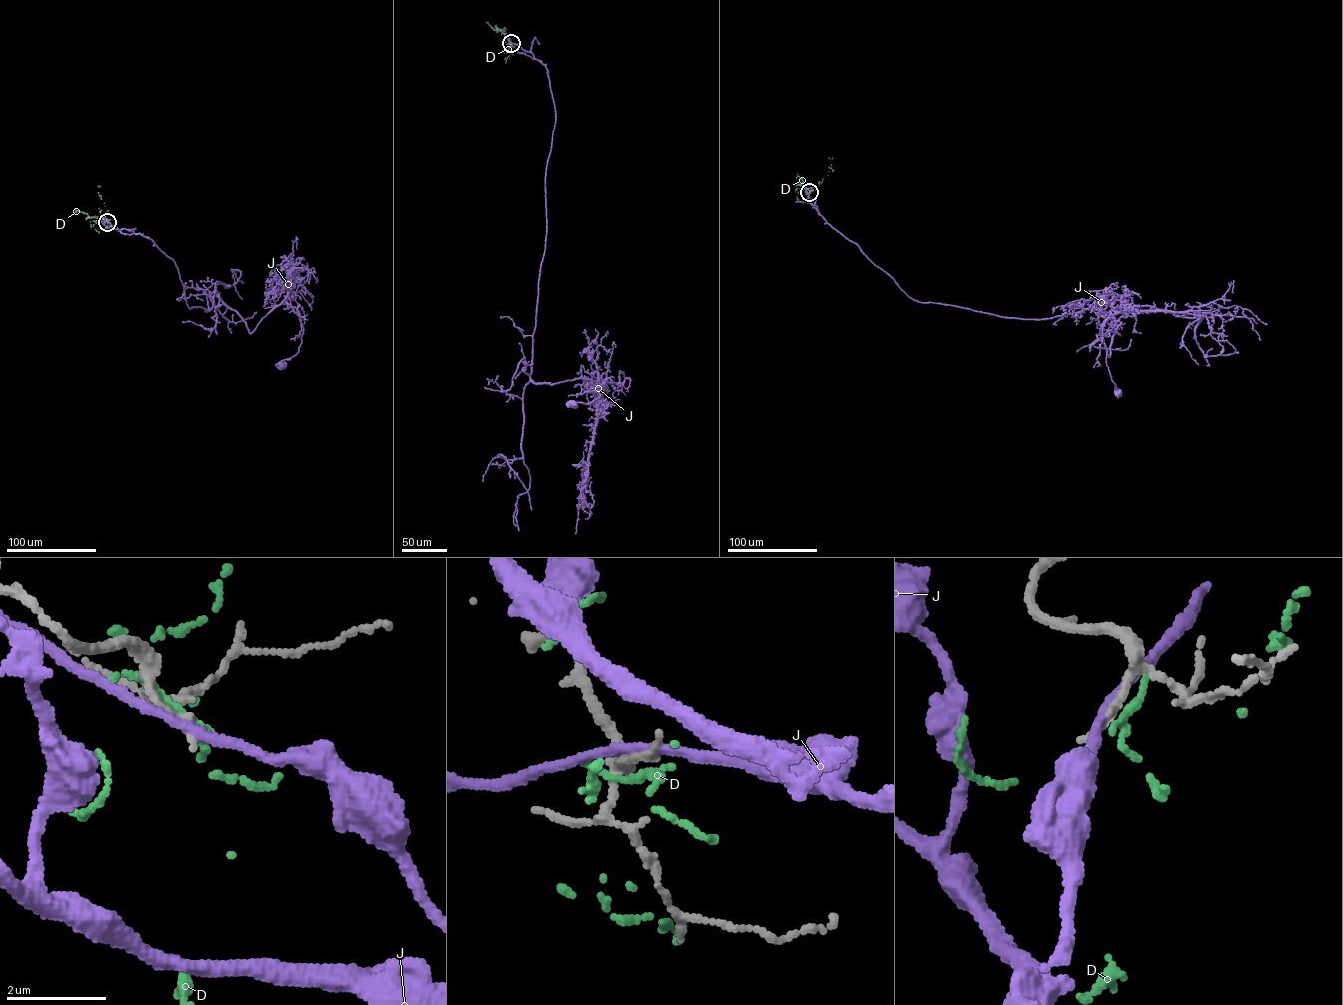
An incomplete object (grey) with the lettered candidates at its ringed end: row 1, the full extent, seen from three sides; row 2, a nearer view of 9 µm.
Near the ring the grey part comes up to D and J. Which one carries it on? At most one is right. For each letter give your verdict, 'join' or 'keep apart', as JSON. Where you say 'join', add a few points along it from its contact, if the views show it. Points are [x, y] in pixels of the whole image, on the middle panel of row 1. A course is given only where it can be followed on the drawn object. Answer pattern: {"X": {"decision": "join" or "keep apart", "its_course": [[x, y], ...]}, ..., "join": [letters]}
{"D": {"decision": "keep apart"}, "J": {"decision": "keep apart"}, "join": []}

